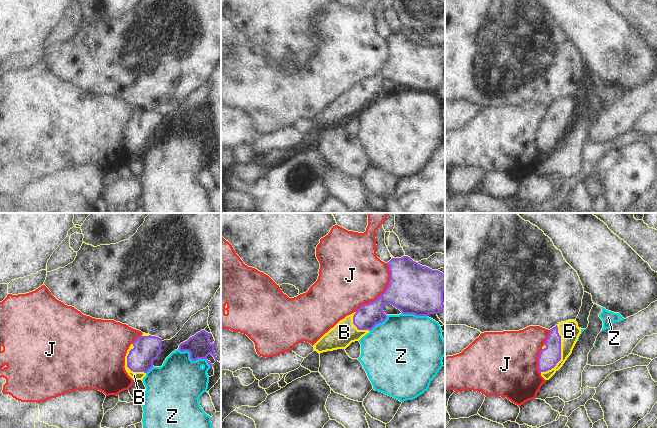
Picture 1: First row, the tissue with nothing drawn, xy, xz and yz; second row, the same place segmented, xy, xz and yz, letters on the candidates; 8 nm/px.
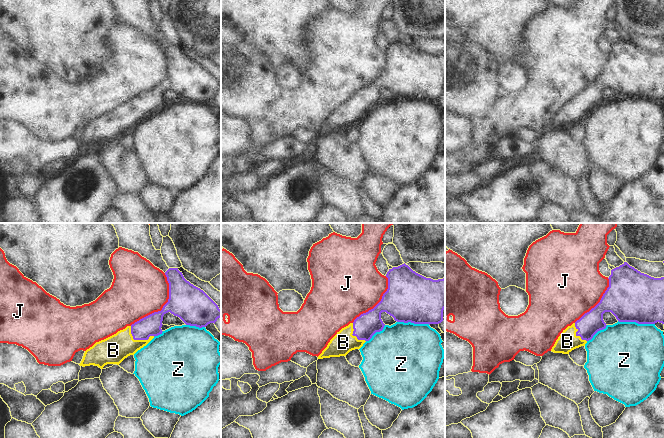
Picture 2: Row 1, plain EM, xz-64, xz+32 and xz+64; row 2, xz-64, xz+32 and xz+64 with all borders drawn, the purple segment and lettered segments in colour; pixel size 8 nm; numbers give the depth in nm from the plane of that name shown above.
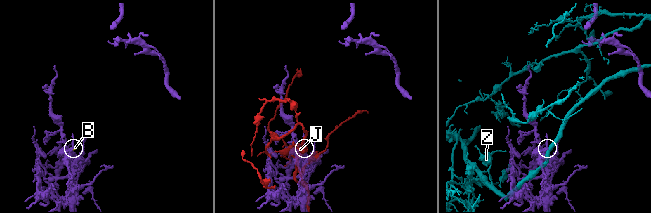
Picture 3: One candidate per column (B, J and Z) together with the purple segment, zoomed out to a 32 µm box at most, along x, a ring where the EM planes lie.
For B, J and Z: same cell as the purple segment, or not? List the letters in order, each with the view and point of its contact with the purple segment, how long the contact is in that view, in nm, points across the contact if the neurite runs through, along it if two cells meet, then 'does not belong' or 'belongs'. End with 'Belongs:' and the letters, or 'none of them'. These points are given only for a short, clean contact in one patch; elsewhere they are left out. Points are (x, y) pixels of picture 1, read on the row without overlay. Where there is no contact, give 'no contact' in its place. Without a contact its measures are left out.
B: yz (560, 129) | 400 nm | across yz (548, 133), (555, 129), (560, 129), (561, 115), (569, 107) | belongs
J: xz (384, 67) | 460 nm | does not belong
Z: xy (194, 136) | 300 nm | does not belong
Belongs: B

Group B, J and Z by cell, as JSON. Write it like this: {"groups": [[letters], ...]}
{"groups": [["B"], ["J"], ["Z"]]}

